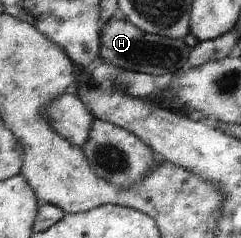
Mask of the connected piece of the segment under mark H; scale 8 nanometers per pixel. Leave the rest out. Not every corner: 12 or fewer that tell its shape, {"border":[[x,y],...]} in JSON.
{"border":[[117,16],[102,23],[99,58],[166,78],[187,66],[182,39],[145,33]]}

